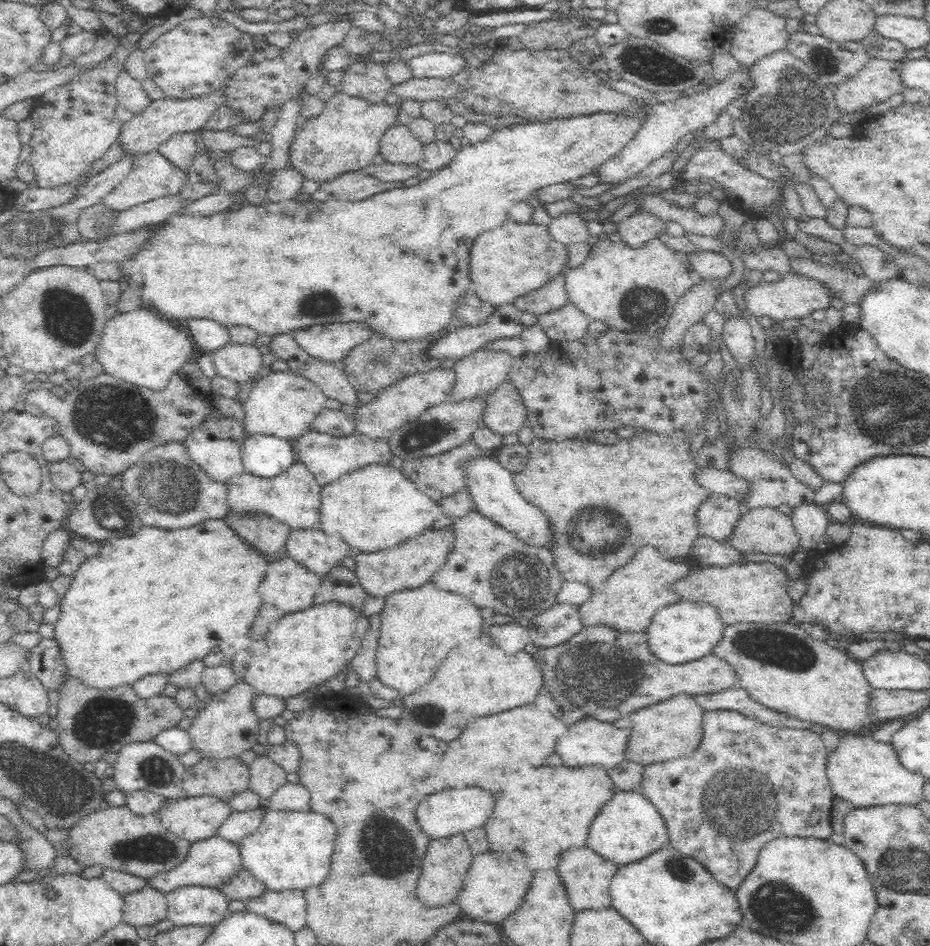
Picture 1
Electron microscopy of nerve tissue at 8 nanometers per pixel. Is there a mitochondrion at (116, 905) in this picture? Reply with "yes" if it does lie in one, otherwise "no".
no

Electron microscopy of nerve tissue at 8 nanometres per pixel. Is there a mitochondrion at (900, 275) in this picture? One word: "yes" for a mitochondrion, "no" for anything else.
no

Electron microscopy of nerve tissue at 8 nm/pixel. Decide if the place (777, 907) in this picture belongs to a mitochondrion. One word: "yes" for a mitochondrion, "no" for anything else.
yes

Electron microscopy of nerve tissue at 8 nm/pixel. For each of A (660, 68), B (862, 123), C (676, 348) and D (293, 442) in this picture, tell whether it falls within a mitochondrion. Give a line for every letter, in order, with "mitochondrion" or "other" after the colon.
A: mitochondrion
B: other
C: other
D: other

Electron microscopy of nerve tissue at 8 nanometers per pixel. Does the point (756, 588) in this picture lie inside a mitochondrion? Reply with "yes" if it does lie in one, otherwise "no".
no

